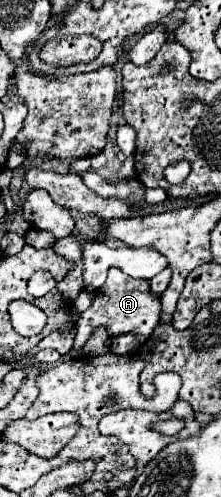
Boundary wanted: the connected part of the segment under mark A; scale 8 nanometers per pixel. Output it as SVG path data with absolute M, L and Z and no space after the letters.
M109 269L107 281L97 291L93 305L80 314L77 322L77 333L74 339L71 357L79 359L81 348L85 345L91 329L99 327L99 325L111 325L111 335L121 335L121 333L135 333L139 337L141 343L145 343L151 335L151 331L155 329L155 325L159 323L159 315L161 315L161 303L159 297L151 293L149 289L149 281L145 279L131 279L127 277L121 269Z

